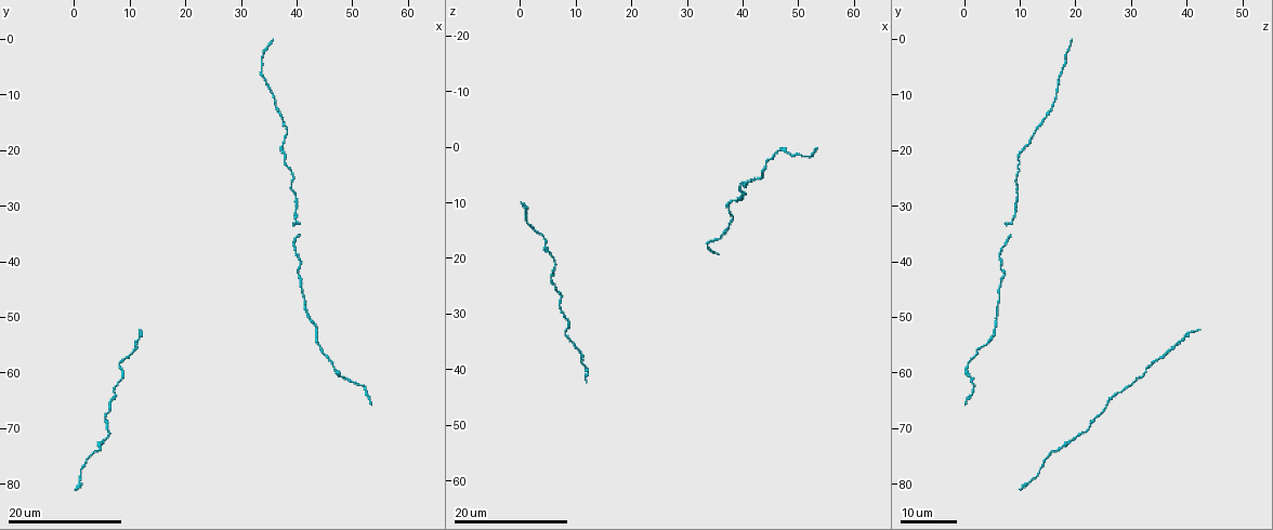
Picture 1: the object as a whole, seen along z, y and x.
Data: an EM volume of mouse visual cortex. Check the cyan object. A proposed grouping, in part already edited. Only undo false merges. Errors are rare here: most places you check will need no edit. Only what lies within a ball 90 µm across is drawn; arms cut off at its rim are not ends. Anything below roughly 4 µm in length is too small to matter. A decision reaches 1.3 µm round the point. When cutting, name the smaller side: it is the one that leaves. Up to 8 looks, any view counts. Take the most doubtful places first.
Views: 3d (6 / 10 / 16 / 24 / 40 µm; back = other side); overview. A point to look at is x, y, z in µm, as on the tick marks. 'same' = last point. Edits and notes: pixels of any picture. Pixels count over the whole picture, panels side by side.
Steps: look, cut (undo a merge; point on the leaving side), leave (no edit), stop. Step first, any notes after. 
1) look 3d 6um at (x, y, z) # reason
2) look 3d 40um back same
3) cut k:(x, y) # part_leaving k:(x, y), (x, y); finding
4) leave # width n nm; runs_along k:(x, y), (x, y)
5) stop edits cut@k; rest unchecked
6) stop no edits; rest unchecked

look 3d 24um at (42.0, 49.5, 5.5)

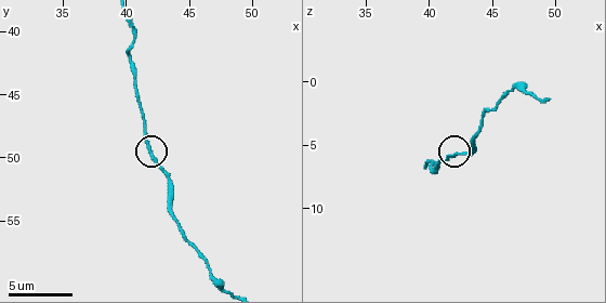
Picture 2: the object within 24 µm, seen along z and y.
look 3d 6um at (42.0, 49.8, 5.8) # closer look

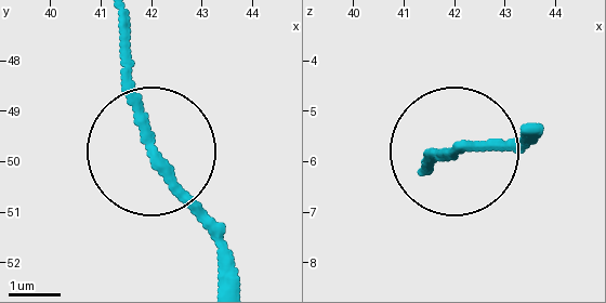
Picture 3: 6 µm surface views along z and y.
leave # continuous, no second cell

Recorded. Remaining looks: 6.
look 3d 16um at (6.0, 72.0, 19.0) # thick turns thin

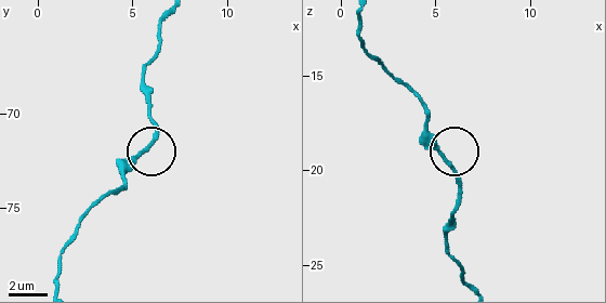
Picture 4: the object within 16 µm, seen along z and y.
look 3d 10um at (5.4, 72.1, 19.4)

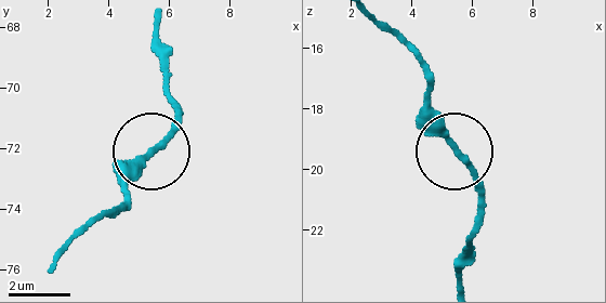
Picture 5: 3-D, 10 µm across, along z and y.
leave # width 200 nm; one cell here

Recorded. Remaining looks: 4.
look 3d 16um at (7.5, 64.5, 26.5)

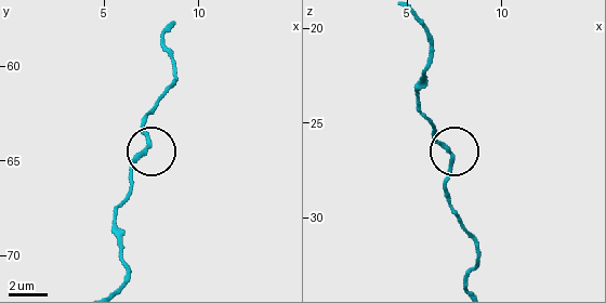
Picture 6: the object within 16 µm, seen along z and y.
look 3d 10um at (7.4, 64.0, 26.9) # closer look

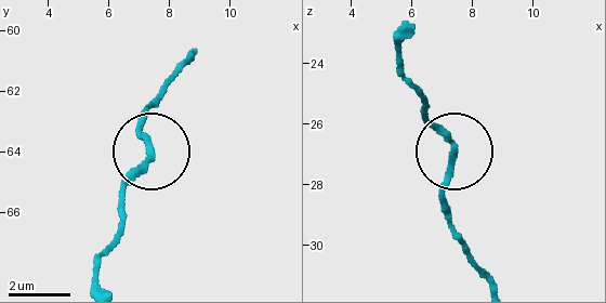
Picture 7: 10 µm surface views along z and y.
leave # runs_along 7:(186, 50), (145, 113), (140, 135), (148, 152), (119, 202); continuous, no second cell

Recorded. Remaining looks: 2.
look 3d 24um at (12.0, 53.0, 40.0)

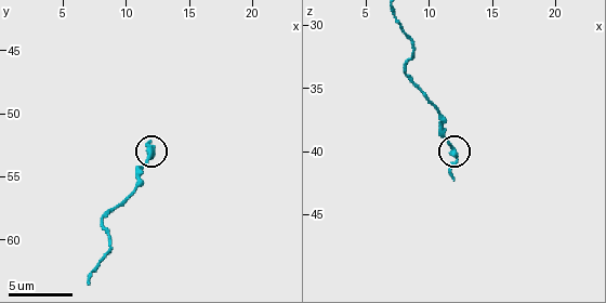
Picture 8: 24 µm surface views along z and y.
look 3d 6um at (12.0, 53.4, 39.8)

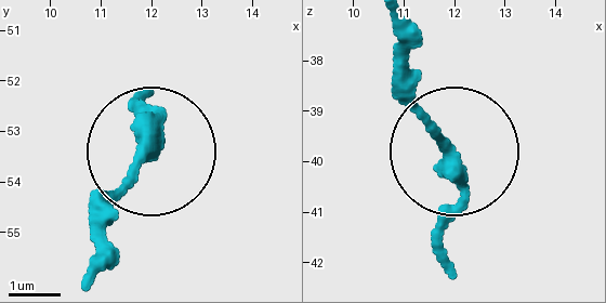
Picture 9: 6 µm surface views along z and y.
leave # all the same cell

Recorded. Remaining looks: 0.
stop no edits; rest unchecked

